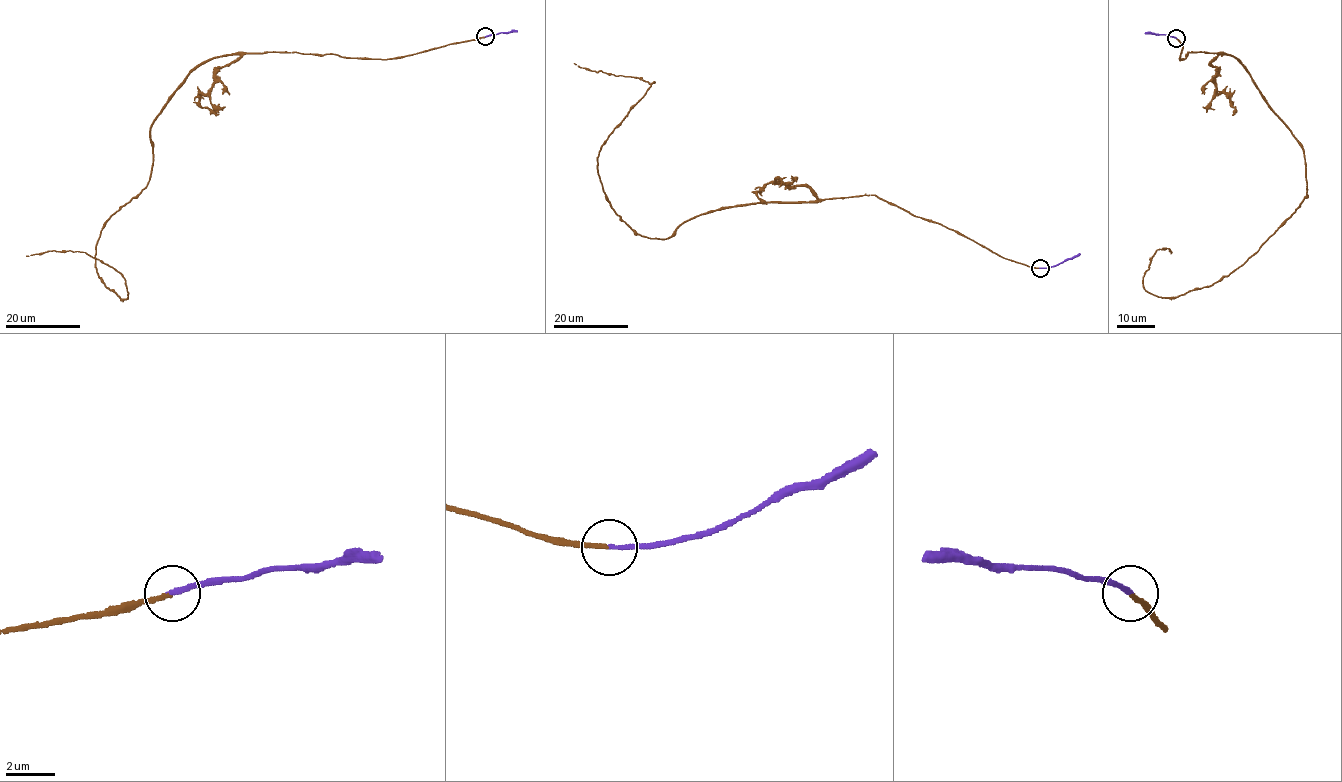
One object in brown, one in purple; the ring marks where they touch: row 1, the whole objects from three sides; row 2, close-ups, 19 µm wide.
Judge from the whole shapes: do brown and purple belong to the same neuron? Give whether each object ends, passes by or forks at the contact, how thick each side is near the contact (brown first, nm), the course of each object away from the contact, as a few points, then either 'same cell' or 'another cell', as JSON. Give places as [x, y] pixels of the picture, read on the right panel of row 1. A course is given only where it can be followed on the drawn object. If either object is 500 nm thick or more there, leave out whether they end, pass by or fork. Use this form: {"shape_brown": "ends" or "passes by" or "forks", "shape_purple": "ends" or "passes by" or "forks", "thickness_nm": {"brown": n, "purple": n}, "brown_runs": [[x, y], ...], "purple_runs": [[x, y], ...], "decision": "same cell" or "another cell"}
{"shape_brown": "ends", "shape_purple": "ends", "thickness_nm": {"brown": 160, "purple": 190}, "brown_runs": [[1176, 38], [1179, 60], [1243, 65], [1303, 151], [1307, 192], [1212, 285], [1148, 292], [1152, 257], [1170, 253]], "purple_runs": [[1176, 38], [1145, 33]], "decision": "same cell"}

